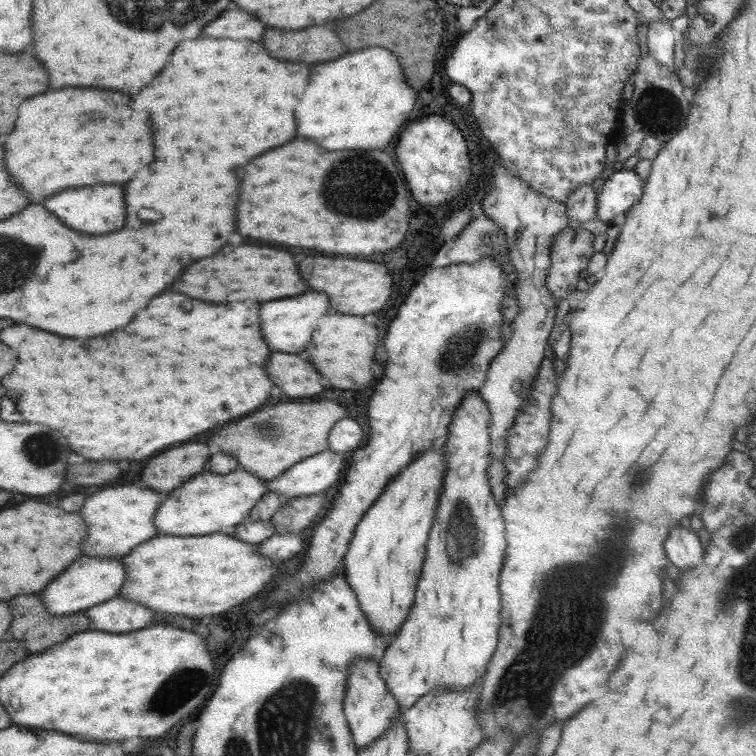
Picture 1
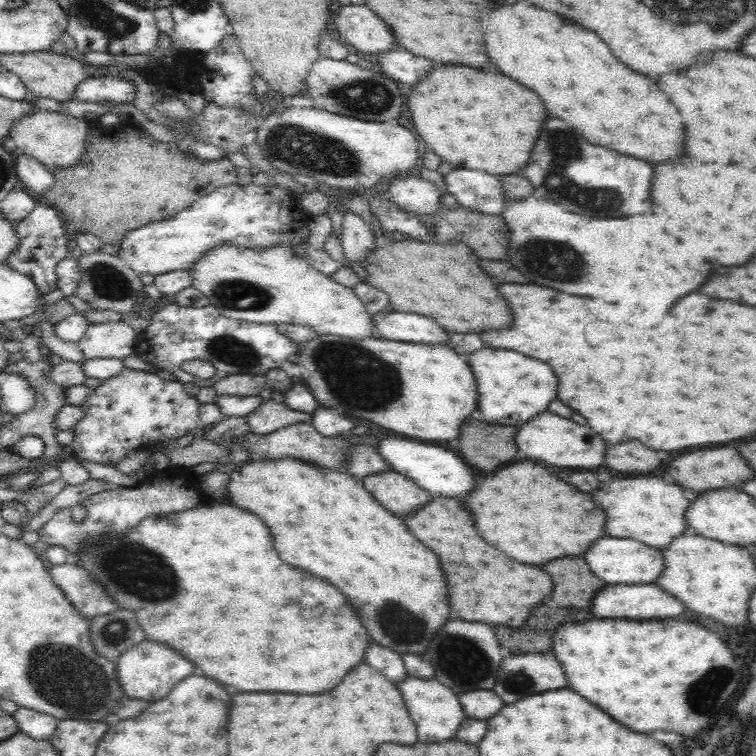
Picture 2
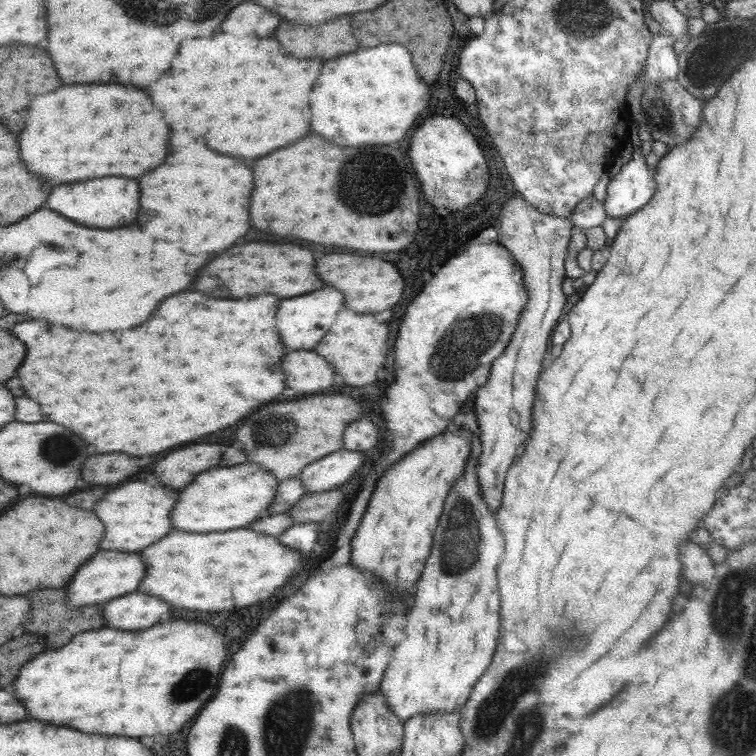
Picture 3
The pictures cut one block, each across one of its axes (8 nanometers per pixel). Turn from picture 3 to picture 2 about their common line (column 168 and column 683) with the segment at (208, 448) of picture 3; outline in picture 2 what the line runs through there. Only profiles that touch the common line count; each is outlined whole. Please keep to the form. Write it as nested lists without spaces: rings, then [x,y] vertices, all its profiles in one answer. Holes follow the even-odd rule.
[[[716,448],[716,450],[698,450],[698,452],[690,452],[684,456],[674,458],[668,466],[666,466],[666,474],[672,476],[675,485],[681,488],[692,488],[690,493],[698,494],[712,490],[712,488],[729,488],[734,484],[740,484],[744,480],[754,478],[752,470],[748,468],[746,460],[734,450],[734,448]]]

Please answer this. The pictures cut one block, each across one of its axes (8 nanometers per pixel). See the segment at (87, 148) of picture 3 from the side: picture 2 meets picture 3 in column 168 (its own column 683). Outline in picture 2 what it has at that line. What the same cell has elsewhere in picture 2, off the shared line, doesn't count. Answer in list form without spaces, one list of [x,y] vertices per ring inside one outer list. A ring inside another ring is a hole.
[[[528,2],[498,4],[492,14],[482,18],[480,24],[482,30],[486,30],[482,40],[492,64],[502,74],[508,74],[526,88],[532,88],[552,116],[576,126],[592,144],[606,146],[646,162],[668,160],[682,152],[684,126],[676,108],[652,80],[620,64],[596,34],[582,32],[578,24],[568,24],[558,14],[544,12]]]

